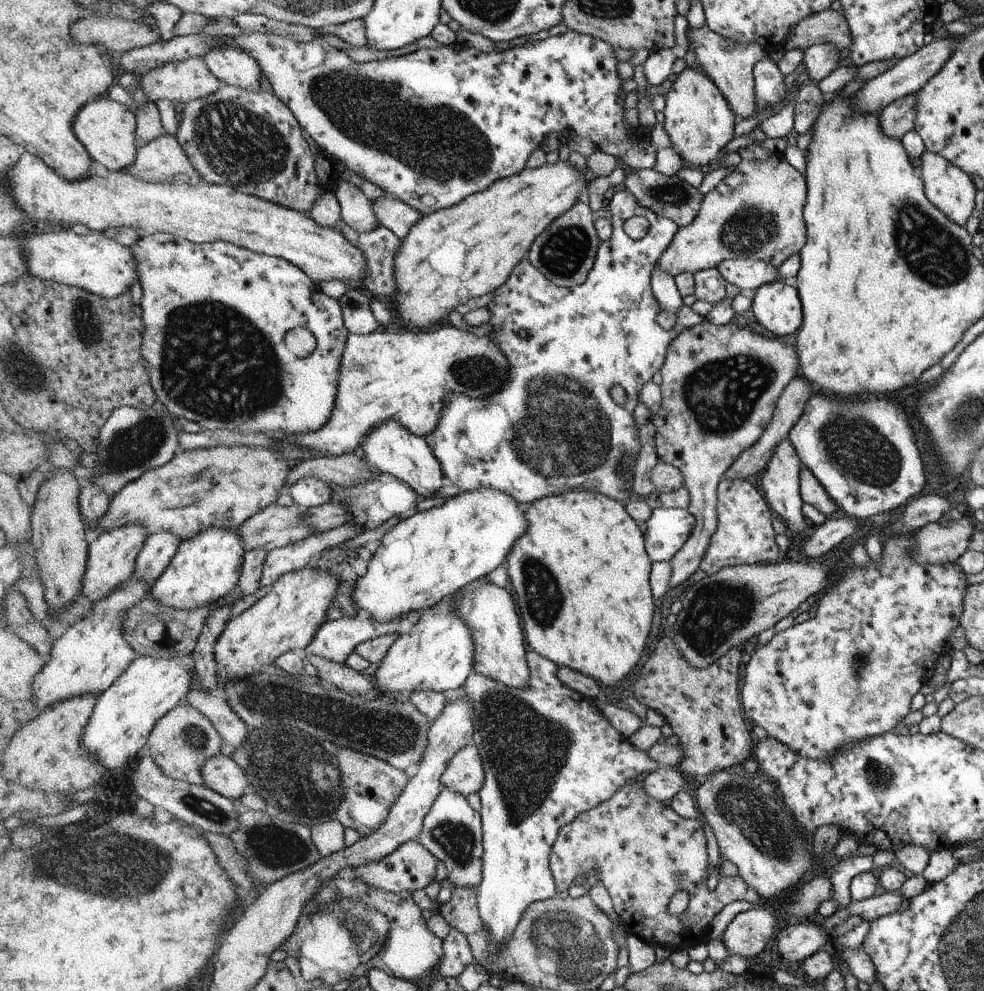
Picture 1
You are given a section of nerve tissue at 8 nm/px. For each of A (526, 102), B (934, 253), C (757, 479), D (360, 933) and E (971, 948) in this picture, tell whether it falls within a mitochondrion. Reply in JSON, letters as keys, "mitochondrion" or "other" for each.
{"A":"other","B":"mitochondrion","C":"other","D":"mitochondrion","E":"mitochondrion"}

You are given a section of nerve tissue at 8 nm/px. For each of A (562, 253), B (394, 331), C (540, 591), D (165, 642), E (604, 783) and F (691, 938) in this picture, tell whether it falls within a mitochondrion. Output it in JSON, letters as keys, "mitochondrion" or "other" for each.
{"A":"mitochondrion","B":"other","C":"mitochondrion","D":"other","E":"other","F":"other"}

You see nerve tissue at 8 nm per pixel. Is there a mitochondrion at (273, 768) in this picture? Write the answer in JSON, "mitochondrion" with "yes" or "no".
{"mitochondrion":"yes"}

